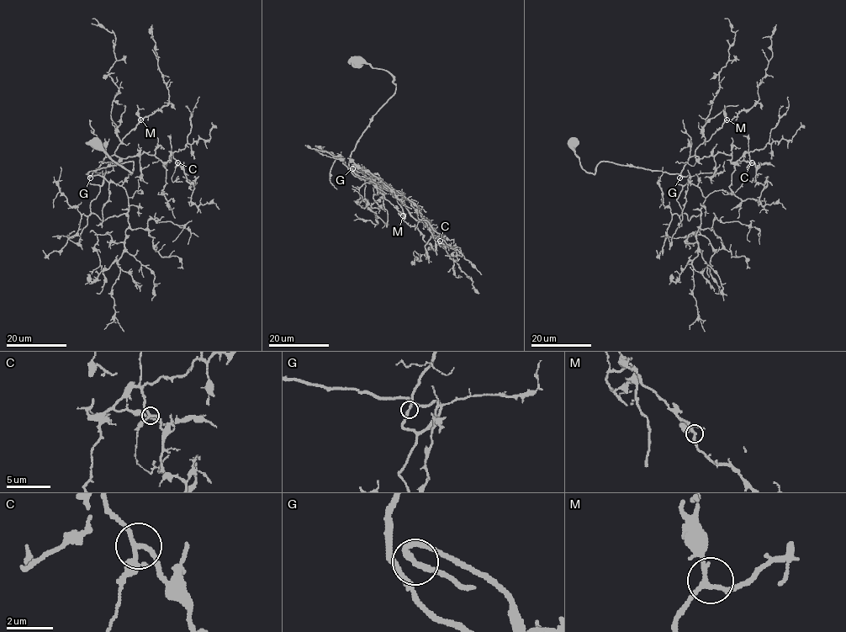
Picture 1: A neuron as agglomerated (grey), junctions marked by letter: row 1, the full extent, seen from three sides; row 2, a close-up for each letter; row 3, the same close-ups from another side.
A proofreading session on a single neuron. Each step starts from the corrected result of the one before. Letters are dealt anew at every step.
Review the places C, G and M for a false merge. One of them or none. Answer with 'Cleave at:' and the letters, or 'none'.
Cleave at: none

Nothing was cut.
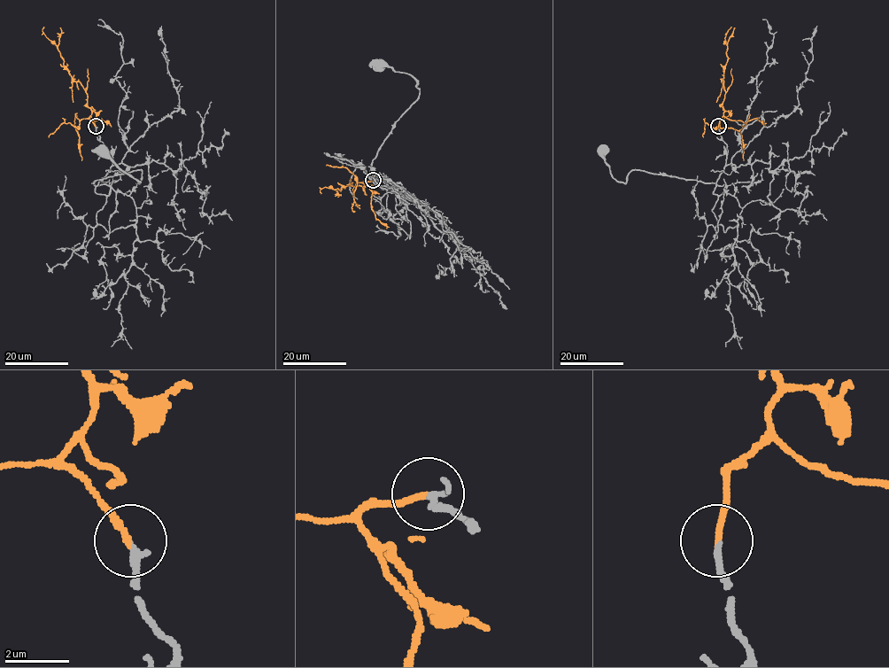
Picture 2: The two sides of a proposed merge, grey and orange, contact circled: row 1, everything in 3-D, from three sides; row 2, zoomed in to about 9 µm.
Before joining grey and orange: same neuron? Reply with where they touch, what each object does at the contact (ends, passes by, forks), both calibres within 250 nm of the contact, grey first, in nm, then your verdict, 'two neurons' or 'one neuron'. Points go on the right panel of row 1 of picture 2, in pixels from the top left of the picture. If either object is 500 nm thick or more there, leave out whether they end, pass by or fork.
place (718, 126); grey ends; orange ends; calibres 200 and 190 nm; one neuron

